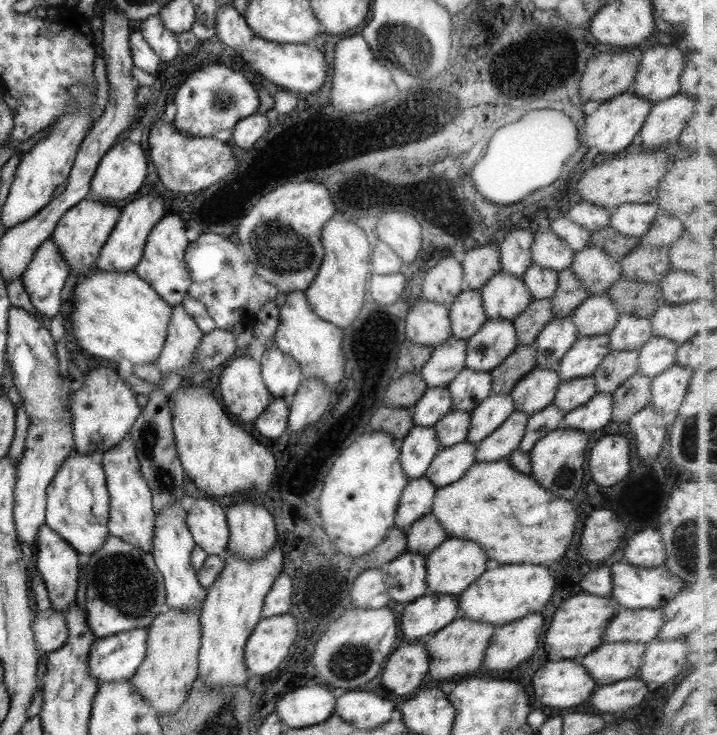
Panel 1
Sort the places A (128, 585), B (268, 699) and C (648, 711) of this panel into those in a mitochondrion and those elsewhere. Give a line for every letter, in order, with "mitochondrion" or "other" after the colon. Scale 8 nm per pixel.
A: mitochondrion
B: other
C: other

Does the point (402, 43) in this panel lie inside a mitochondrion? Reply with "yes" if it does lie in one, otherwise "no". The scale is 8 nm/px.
yes

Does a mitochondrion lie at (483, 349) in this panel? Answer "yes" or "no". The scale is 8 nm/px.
yes

